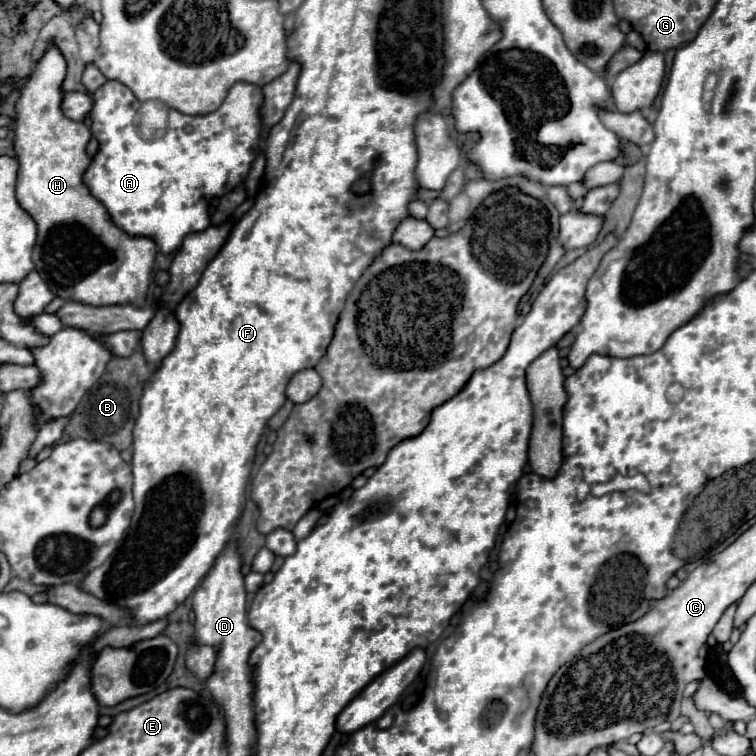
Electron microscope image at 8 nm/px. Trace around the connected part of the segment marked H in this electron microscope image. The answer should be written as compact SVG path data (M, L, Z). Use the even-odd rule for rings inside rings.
M49 48L45 56L35 64L33 74L21 88L21 98L17 102L15 120L15 154L19 160L17 174L17 202L33 216L37 224L37 244L33 248L35 270L47 282L49 290L63 298L75 300L87 306L111 306L111 304L131 304L141 308L147 298L149 278L153 272L153 260L157 246L151 238L129 236L121 232L107 216L107 210L99 200L95 200L87 186L83 184L83 172L91 158L85 148L91 140L91 132L83 122L69 120L61 112L61 82L65 78L65 58L57 48Z

